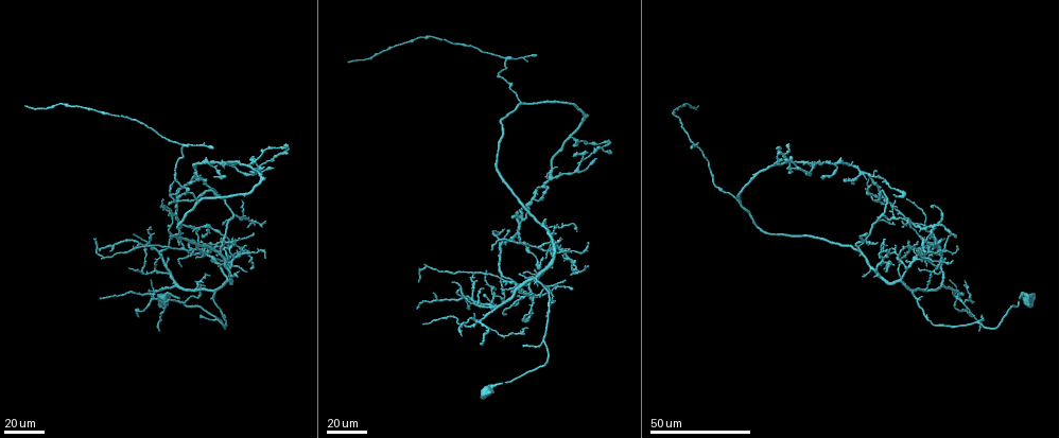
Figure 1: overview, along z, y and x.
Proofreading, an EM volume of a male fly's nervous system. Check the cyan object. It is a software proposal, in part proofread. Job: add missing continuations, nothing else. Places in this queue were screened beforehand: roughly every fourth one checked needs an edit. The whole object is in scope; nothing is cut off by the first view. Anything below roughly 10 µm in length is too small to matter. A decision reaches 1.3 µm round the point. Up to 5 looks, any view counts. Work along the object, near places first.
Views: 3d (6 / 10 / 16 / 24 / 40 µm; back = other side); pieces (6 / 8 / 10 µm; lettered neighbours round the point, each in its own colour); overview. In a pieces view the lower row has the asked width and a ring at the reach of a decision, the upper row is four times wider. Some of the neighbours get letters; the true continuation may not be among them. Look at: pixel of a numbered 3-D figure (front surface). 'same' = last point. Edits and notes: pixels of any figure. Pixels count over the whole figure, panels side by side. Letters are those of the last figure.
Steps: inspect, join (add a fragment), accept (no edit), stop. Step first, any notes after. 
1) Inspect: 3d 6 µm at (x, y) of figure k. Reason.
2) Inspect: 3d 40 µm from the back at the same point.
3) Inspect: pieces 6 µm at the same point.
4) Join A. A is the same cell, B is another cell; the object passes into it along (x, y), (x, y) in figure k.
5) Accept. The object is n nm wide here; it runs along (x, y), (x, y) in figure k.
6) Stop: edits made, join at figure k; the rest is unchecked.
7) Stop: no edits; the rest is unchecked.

Inspect: 3d 40 µm at (203, 243) of figure 1. End of a long branch.

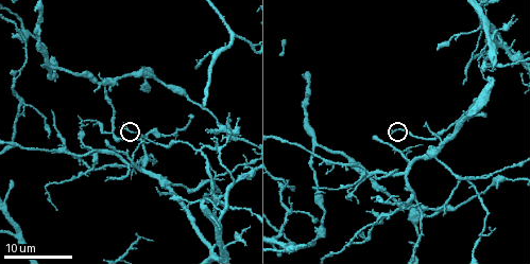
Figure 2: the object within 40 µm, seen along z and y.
Inspect: pieces 10 µm at (122, 126) of figure 2. See the neighbours.

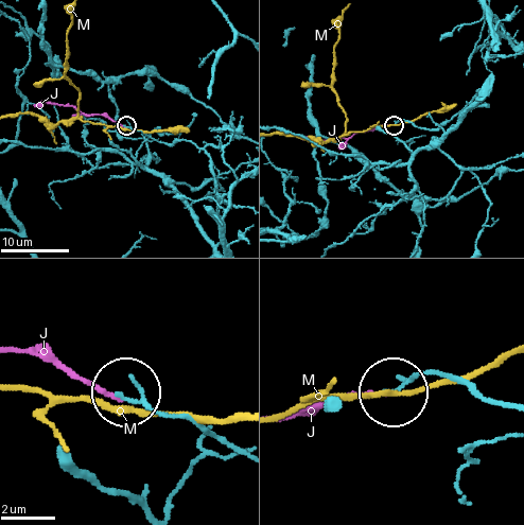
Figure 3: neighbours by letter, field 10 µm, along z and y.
Accept. J and M are other cells; it runs along (214, 173), (211, 158), (192, 142), (159, 141), (126, 125) in figure 3; no lettered fragment goes on from it.

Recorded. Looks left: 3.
Inspect: 3d 24 µm at (104, 179) of figure 2. An open end.

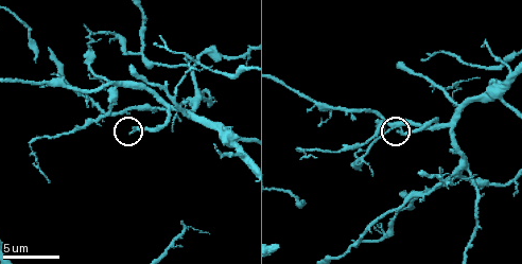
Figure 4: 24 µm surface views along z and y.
Inspect: pieces 10 µm at (130, 133) of figure 4.

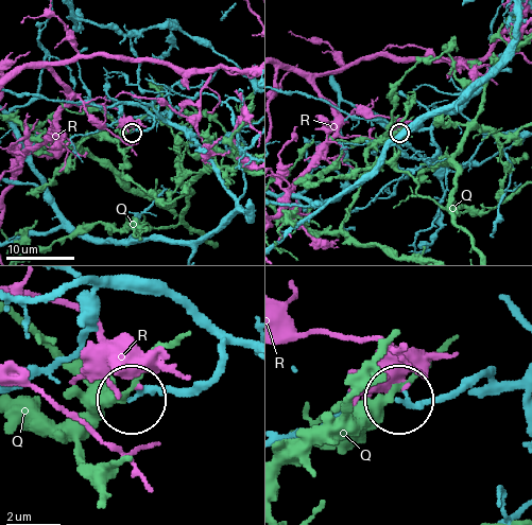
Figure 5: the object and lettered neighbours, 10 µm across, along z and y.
Accept. Q and R are other cells; none of them fits.

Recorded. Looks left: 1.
Stop: no edits; the rest is unchecked.

